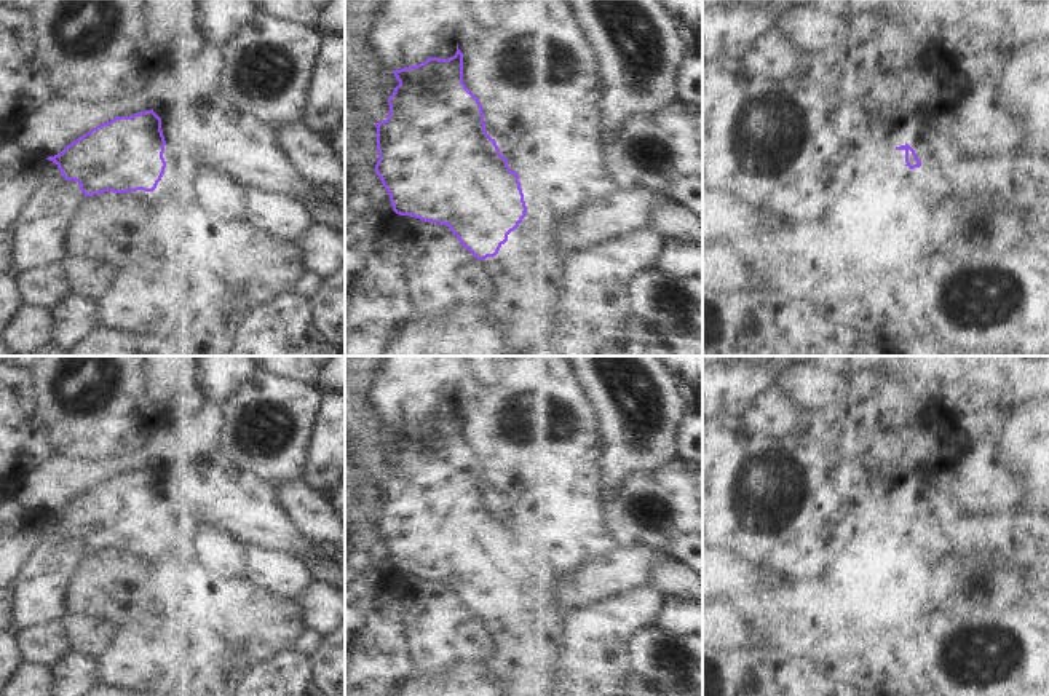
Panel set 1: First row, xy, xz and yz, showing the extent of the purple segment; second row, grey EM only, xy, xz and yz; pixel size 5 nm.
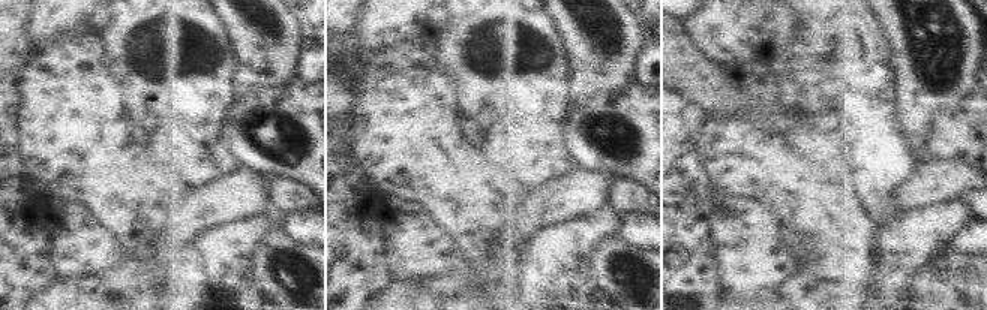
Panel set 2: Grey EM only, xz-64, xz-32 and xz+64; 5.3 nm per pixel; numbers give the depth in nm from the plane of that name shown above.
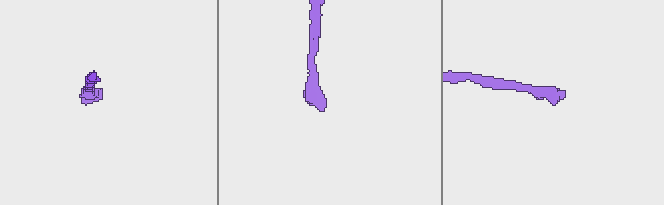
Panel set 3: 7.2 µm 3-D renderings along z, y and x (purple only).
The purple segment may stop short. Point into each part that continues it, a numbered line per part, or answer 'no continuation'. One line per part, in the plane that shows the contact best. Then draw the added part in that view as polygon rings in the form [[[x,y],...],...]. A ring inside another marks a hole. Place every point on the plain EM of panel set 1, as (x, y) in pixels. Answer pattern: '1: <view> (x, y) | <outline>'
1: xz (526, 629) | [[[544,571],[525,573],[498,611],[481,618],[493,643],[487,669],[503,685],[505,696],[554,696],[559,639],[567,619],[556,603],[551,576]]]

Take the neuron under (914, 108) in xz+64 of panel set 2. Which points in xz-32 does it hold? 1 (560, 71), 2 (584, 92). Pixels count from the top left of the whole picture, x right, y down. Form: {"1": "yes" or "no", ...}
{"1": "no", "2": "yes"}

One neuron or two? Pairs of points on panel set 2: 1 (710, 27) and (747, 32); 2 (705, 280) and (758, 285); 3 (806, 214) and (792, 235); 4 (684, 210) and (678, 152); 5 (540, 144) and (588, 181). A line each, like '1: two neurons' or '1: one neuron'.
1: one neuron
2: two neurons
3: one neuron
4: one neuron
5: two neurons

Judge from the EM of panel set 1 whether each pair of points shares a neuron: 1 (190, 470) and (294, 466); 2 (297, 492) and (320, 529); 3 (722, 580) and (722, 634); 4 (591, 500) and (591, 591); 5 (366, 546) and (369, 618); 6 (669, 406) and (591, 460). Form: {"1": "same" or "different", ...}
{"1": "different", "2": "same", "3": "different", "4": "different", "5": "same", "6": "different"}

